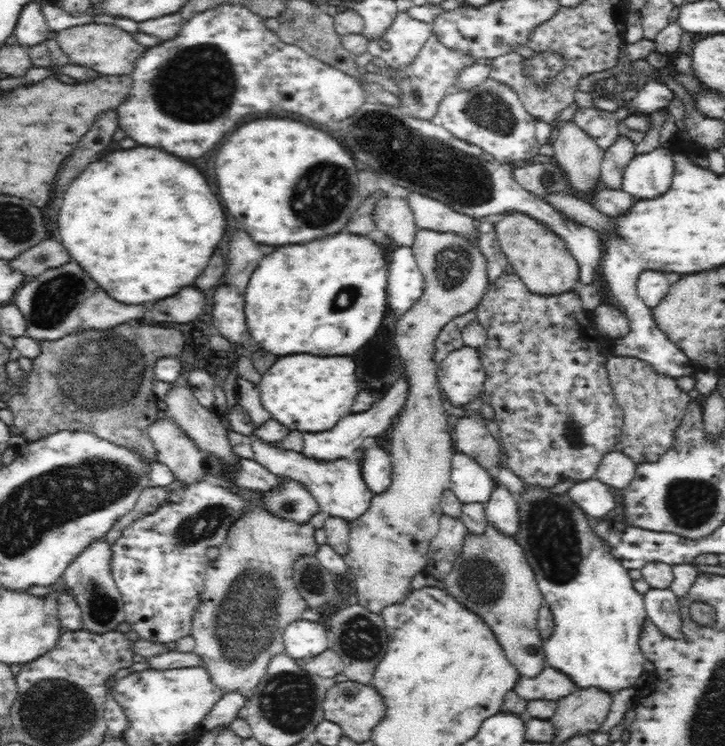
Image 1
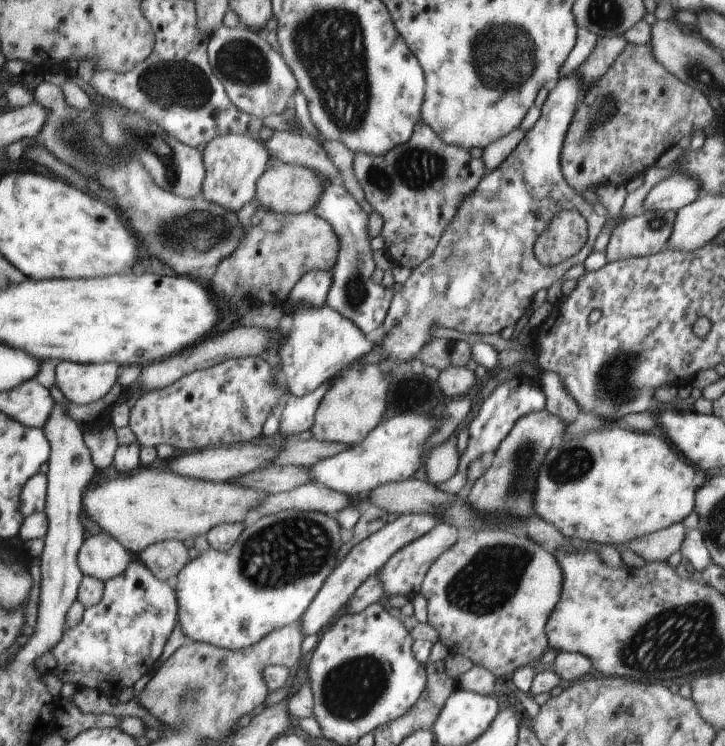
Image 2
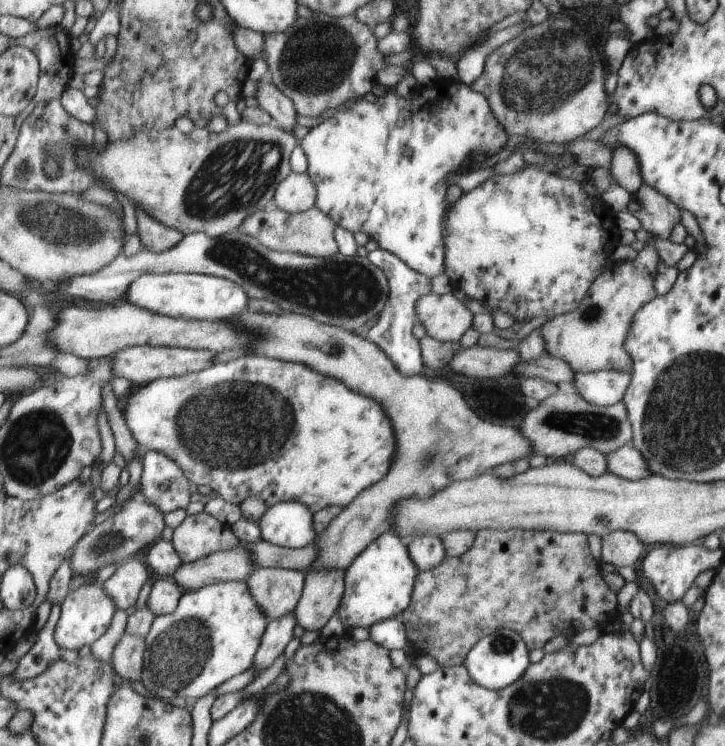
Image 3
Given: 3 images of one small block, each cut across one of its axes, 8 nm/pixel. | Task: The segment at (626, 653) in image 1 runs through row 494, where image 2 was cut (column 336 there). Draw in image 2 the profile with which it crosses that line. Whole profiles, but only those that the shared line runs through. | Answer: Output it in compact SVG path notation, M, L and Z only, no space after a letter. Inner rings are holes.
M283 510L264 515L251 526L244 527L228 552L208 549L190 560L175 581L179 590L180 624L187 640L242 651L272 631L296 623L319 593L326 578L340 564L338 552L343 544L340 527L333 515Z

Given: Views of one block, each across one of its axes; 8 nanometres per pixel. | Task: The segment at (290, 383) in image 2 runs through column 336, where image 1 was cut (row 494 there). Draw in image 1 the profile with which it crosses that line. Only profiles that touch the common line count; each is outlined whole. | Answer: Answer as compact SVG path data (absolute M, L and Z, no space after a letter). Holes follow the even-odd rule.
M258 437L252 440L253 459L267 468L272 474L280 477L294 479L318 501L320 510L326 512L330 517L342 518L353 521L360 518L370 506L374 492L364 482L361 471L361 456L354 460L338 458L338 460L312 460L301 452L286 450L283 447L276 447Z

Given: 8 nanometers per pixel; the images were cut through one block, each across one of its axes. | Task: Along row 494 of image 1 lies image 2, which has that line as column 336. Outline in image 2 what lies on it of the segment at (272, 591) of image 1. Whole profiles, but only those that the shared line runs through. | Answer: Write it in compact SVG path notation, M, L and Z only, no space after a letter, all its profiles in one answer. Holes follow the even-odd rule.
M272 213L261 214L261 221L247 229L238 246L216 267L211 279L211 289L216 297L231 301L232 298L250 298L255 305L284 304L294 285L311 270L332 271L337 261L339 240L331 224L316 213Z

